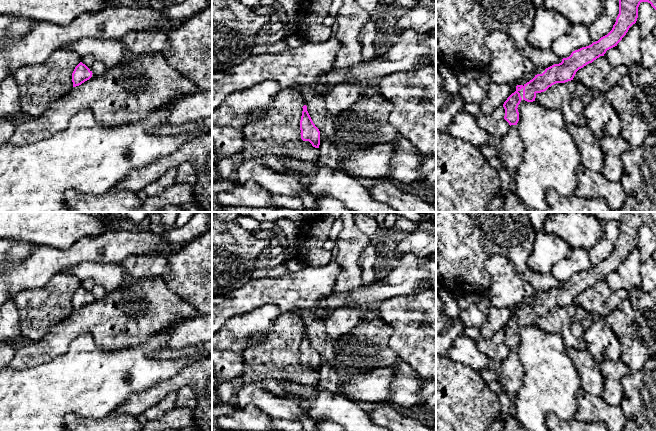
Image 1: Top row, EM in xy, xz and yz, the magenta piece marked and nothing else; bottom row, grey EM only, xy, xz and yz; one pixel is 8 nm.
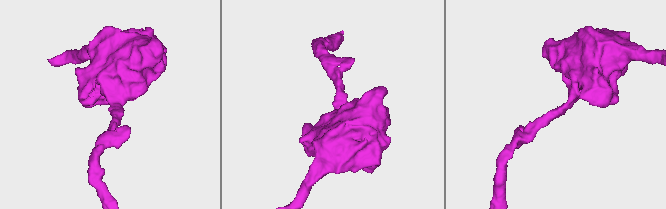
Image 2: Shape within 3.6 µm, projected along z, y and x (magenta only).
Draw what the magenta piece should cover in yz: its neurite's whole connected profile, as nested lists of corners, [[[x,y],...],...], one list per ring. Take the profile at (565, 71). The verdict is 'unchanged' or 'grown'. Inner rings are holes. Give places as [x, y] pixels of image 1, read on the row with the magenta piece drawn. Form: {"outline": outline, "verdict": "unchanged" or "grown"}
{"outline": [[[619,0],[619,14],[612,30],[591,45],[575,50],[559,64],[554,64],[545,69],[542,74],[524,85],[517,85],[516,91],[504,102],[504,119],[509,125],[517,125],[519,121],[518,105],[524,99],[527,102],[535,101],[536,94],[546,91],[556,83],[565,83],[573,80],[576,72],[592,63],[607,50],[617,46],[626,35],[629,28],[636,23],[638,7],[641,2],[648,2],[656,10],[656,0]]], "verdict": "unchanged"}

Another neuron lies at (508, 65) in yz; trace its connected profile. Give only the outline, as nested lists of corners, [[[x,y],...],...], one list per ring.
[[[495,30],[485,37],[492,60],[486,67],[492,83],[509,83],[516,87],[524,85],[536,66],[518,49],[511,36],[501,30]]]

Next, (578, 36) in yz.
[[[570,25],[568,32],[553,42],[551,50],[560,58],[567,58],[573,51],[592,43],[589,26]]]

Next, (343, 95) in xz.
[[[348,80],[336,84],[332,90],[325,95],[325,108],[329,116],[334,117],[348,109],[359,100],[362,95],[364,84],[355,80]]]

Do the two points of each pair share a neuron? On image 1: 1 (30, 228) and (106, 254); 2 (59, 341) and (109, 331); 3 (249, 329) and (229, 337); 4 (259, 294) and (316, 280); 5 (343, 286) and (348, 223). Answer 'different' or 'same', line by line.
1: different
2: same
3: same
4: same
5: same

